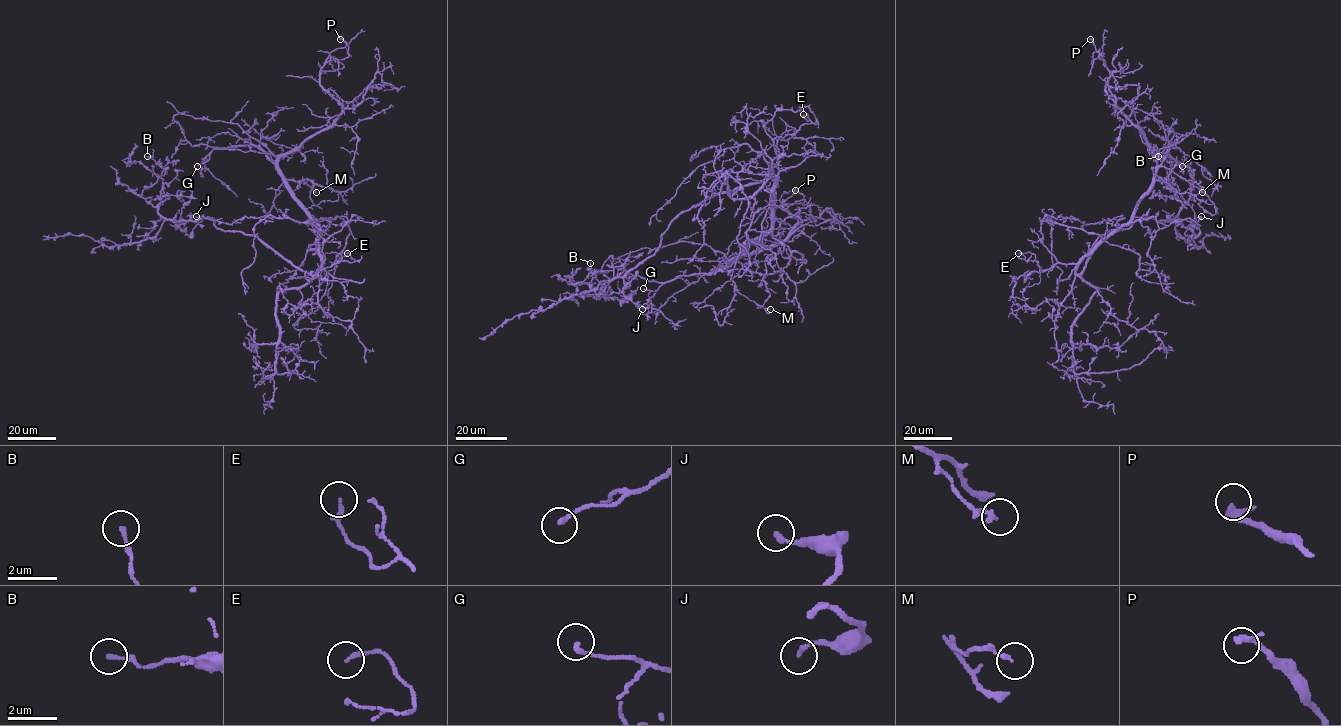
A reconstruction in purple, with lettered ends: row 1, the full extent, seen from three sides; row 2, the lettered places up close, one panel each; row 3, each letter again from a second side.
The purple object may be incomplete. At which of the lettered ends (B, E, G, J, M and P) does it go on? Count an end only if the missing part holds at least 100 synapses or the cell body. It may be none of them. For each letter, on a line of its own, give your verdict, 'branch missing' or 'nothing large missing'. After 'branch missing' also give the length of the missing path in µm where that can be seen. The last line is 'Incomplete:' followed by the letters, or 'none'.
B: nothing large missing
E: nothing large missing
G: nothing large missing
J: nothing large missing
M: nothing large missing
P: nothing large missing
Incomplete: none

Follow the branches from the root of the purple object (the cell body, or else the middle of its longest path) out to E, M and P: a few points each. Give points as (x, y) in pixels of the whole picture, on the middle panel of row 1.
E: (771, 175), (776, 175), (778, 171), (774, 139), (794, 134), (801, 125), (810, 123), (803, 114)
M: (771, 175), (775, 177), (772, 227), (728, 264), (735, 289), (770, 309)
P: (771, 175), (775, 177), (772, 227), (729, 261), (787, 236), (797, 220), (774, 208), (804, 199), (795, 190)

